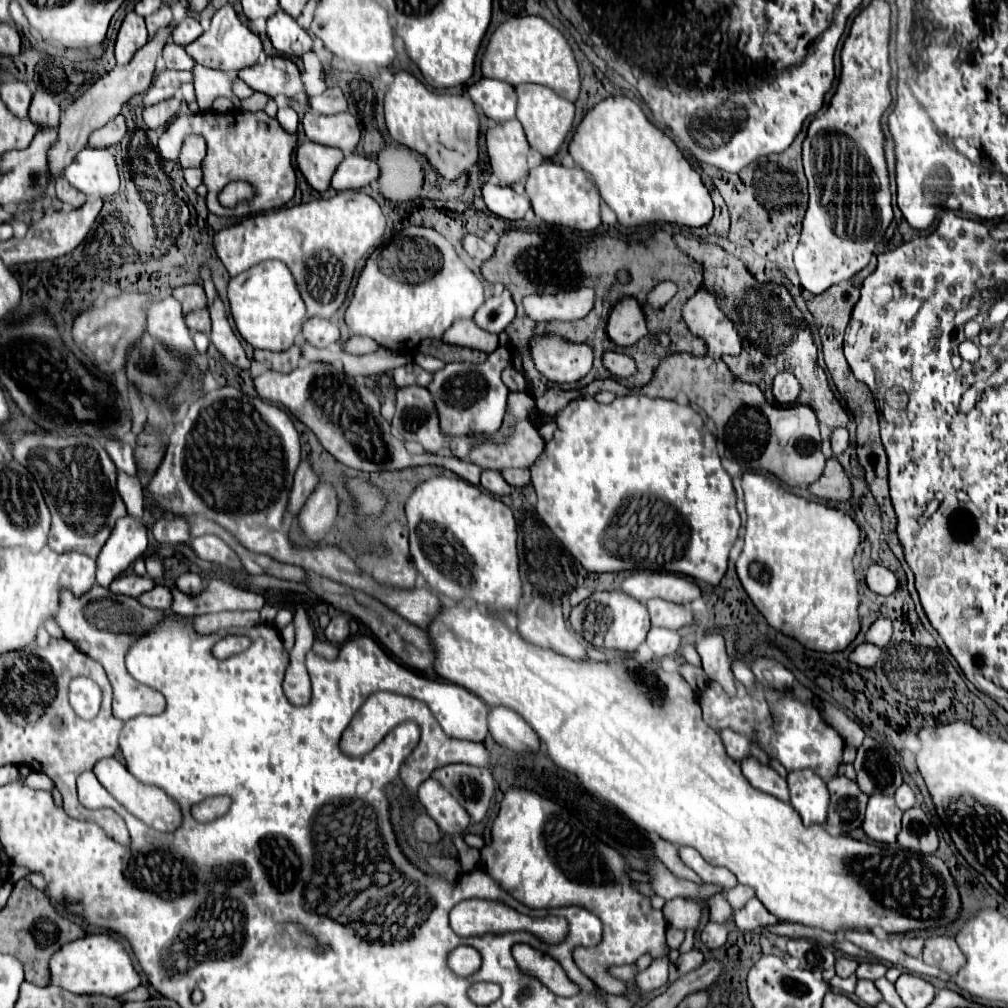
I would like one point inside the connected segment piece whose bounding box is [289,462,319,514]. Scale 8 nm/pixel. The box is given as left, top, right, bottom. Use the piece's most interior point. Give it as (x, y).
(305, 478)

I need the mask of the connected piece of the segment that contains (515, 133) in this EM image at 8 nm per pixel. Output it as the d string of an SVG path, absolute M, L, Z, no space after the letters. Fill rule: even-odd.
M519 120L495 122L487 130L487 152L495 176L513 184L527 172L529 142Z

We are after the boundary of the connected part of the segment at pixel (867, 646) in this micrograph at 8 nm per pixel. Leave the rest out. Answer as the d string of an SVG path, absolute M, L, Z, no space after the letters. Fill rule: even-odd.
M863 642L863 644L859 644L851 652L849 660L855 662L855 664L859 664L859 666L863 666L863 668L871 668L871 666L877 664L877 660L881 660L881 656L883 656L883 650L881 648L873 646L871 642Z

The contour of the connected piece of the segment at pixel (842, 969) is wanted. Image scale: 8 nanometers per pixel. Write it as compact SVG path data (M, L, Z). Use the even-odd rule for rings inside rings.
M839 958L835 964L835 970L837 970L837 976L847 978L857 970L857 962L853 958Z

